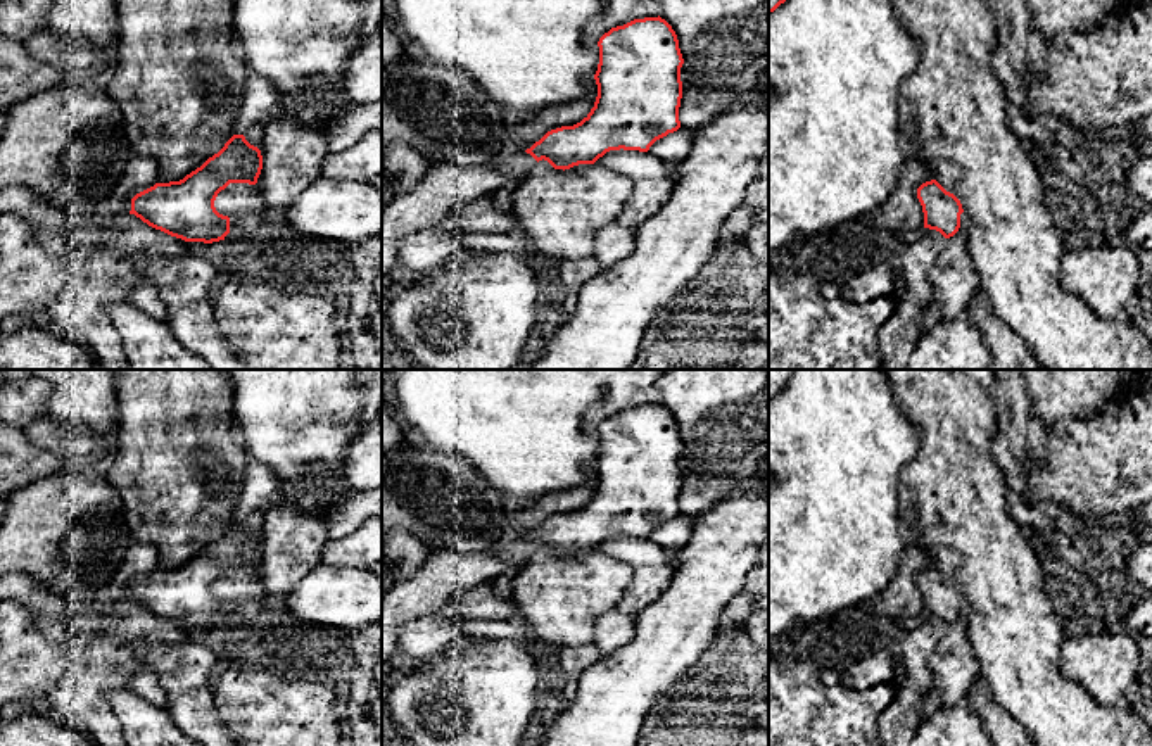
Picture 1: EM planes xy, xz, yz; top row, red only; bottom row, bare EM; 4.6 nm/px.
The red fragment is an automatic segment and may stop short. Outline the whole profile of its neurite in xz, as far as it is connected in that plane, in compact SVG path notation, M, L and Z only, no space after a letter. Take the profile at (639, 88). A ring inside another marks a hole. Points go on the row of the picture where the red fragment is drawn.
M660 16L644 17L611 28L599 38L598 47L599 64L594 74L598 97L580 123L548 131L530 149L510 161L496 157L487 164L446 162L434 166L411 192L394 197L382 211L382 278L399 262L397 250L408 235L440 226L456 205L522 181L539 161L544 159L554 169L565 171L579 164L594 164L610 150L648 152L656 140L680 128L680 67L684 59L677 35L665 19Z

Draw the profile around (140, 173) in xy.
M131 154L111 197L111 209L119 214L130 214L131 193L147 190L157 181L159 166L150 157Z

